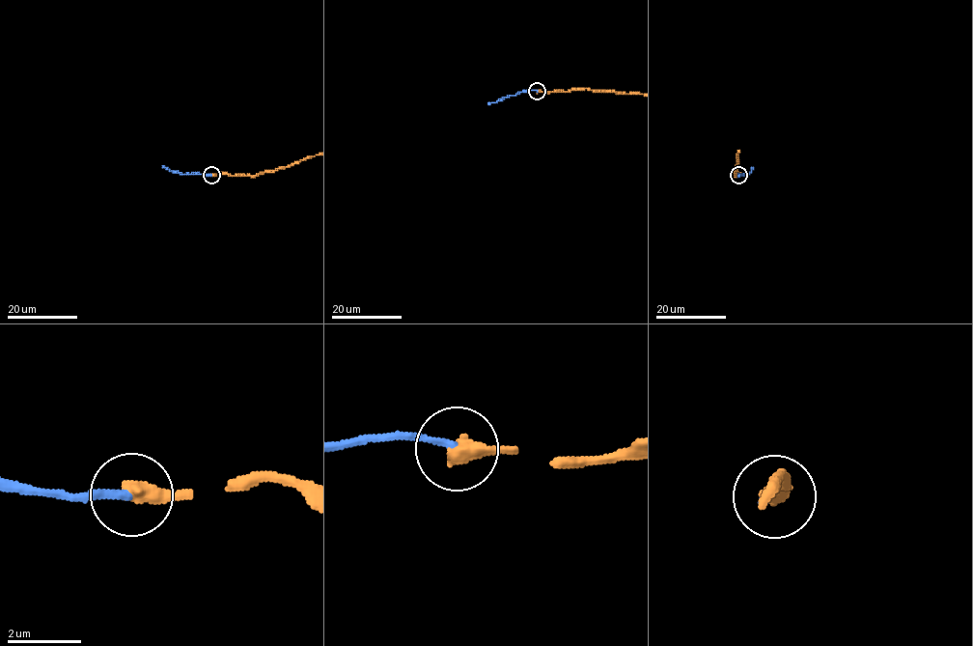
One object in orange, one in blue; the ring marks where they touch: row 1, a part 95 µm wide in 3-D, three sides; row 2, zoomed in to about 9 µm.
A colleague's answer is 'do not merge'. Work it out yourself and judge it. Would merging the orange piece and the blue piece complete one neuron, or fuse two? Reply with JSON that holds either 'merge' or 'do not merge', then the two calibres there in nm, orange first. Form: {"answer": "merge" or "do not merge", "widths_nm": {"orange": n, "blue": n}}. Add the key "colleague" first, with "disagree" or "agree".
{"colleague": "agree", "answer": "do not merge", "widths_nm": {"orange": 500, "blue": 190}}

